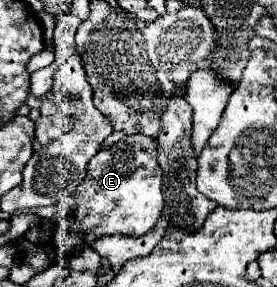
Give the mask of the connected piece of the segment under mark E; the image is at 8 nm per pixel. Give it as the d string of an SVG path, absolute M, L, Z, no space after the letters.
M143 133L127 135L115 147L99 151L91 157L87 175L77 191L63 199L63 207L65 209L55 215L55 231L33 225L23 237L19 237L23 259L27 259L37 271L47 269L55 259L77 249L77 231L81 235L81 247L91 247L101 235L125 233L139 237L153 229L163 211L163 171L157 163L157 139Z

